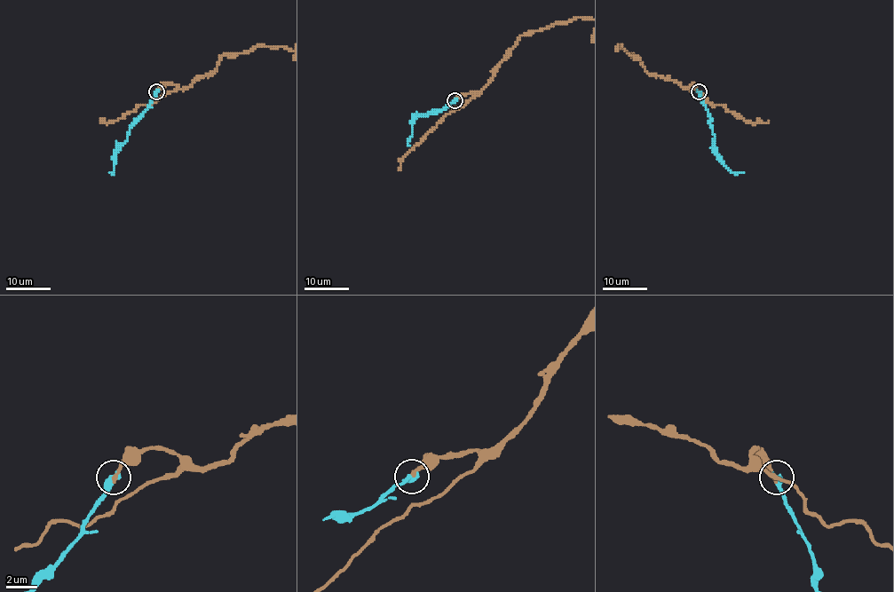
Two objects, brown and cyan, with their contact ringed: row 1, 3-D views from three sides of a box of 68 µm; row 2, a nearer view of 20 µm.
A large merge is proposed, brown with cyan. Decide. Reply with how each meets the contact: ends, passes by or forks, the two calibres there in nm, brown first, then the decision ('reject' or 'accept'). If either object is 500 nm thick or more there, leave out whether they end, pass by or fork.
brown ends there; cyan ends there; 280 nm thick on the brown side, 360 nm on the other; accept

